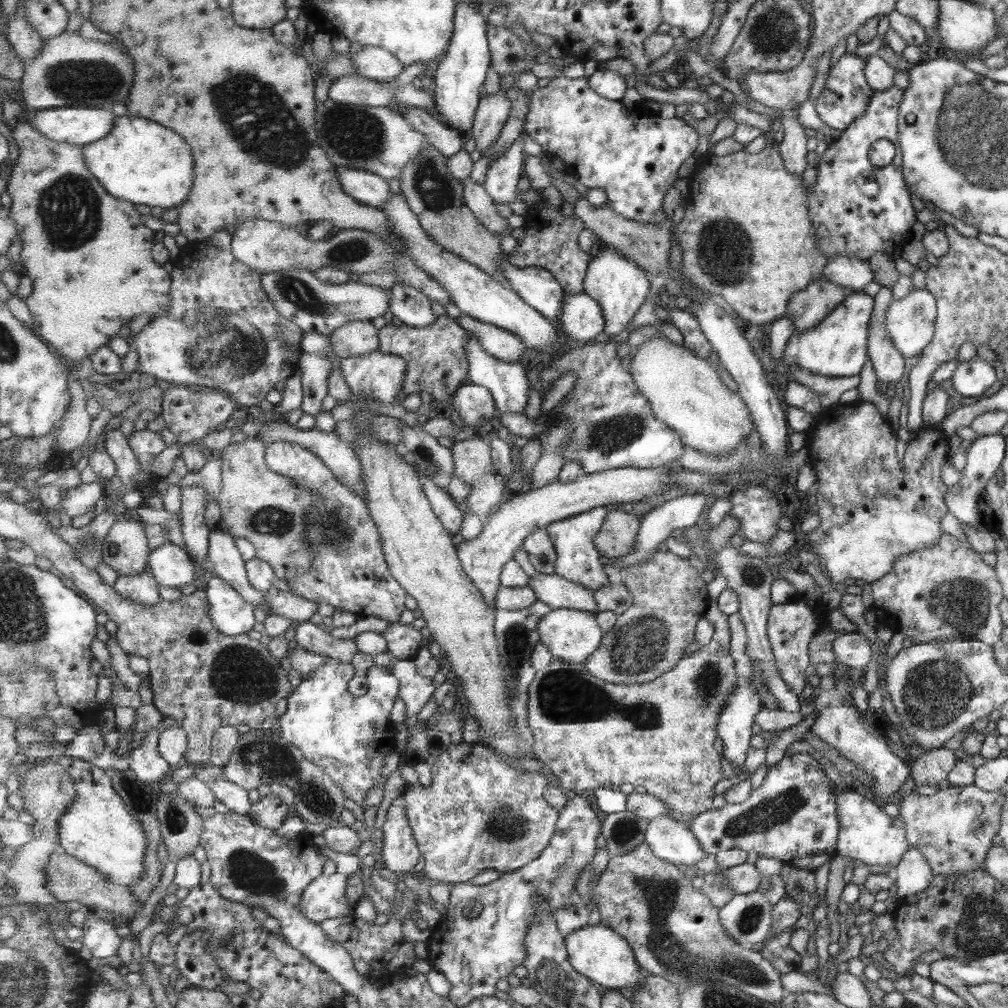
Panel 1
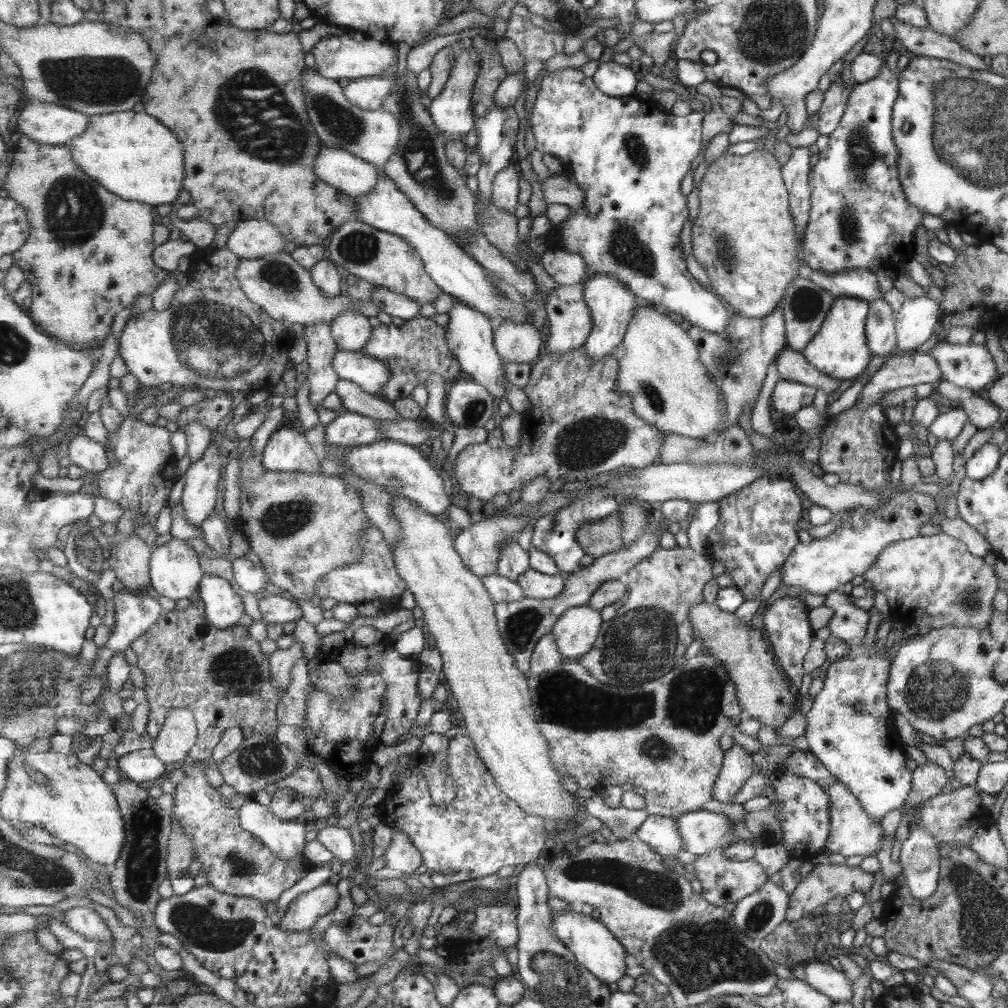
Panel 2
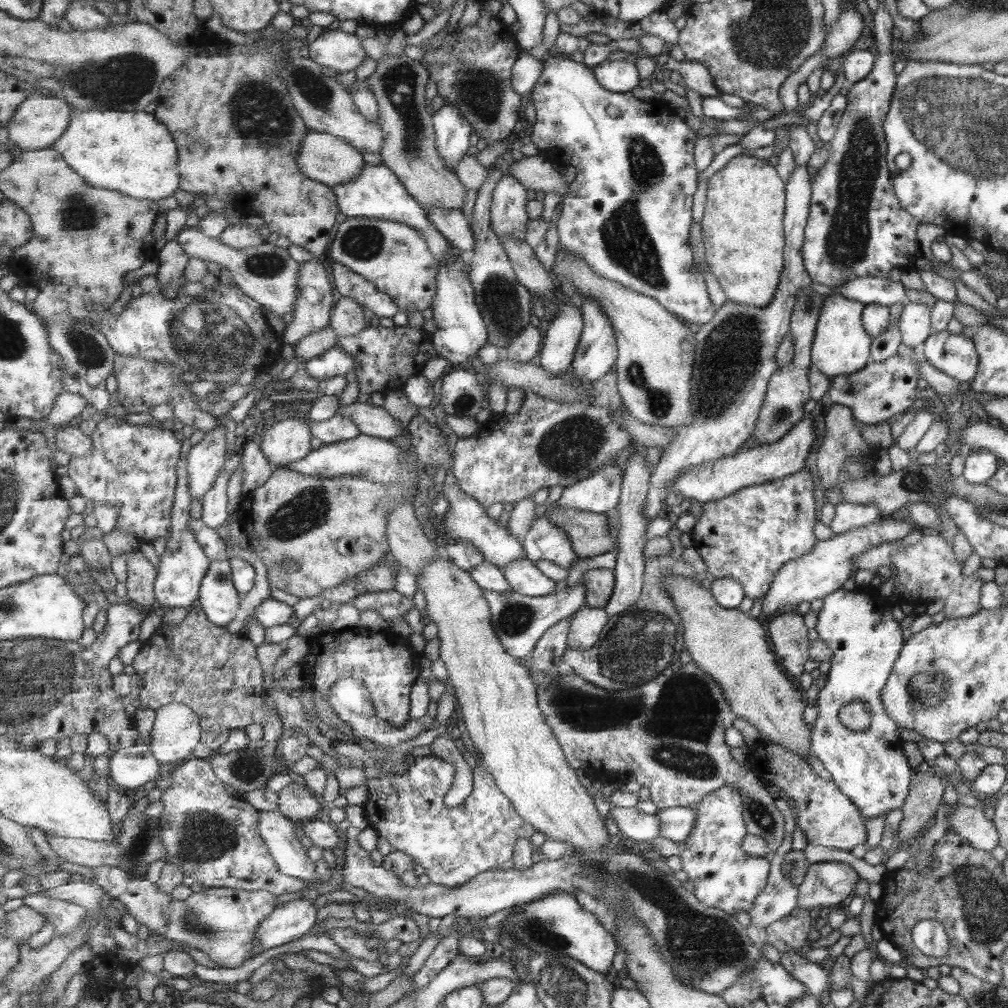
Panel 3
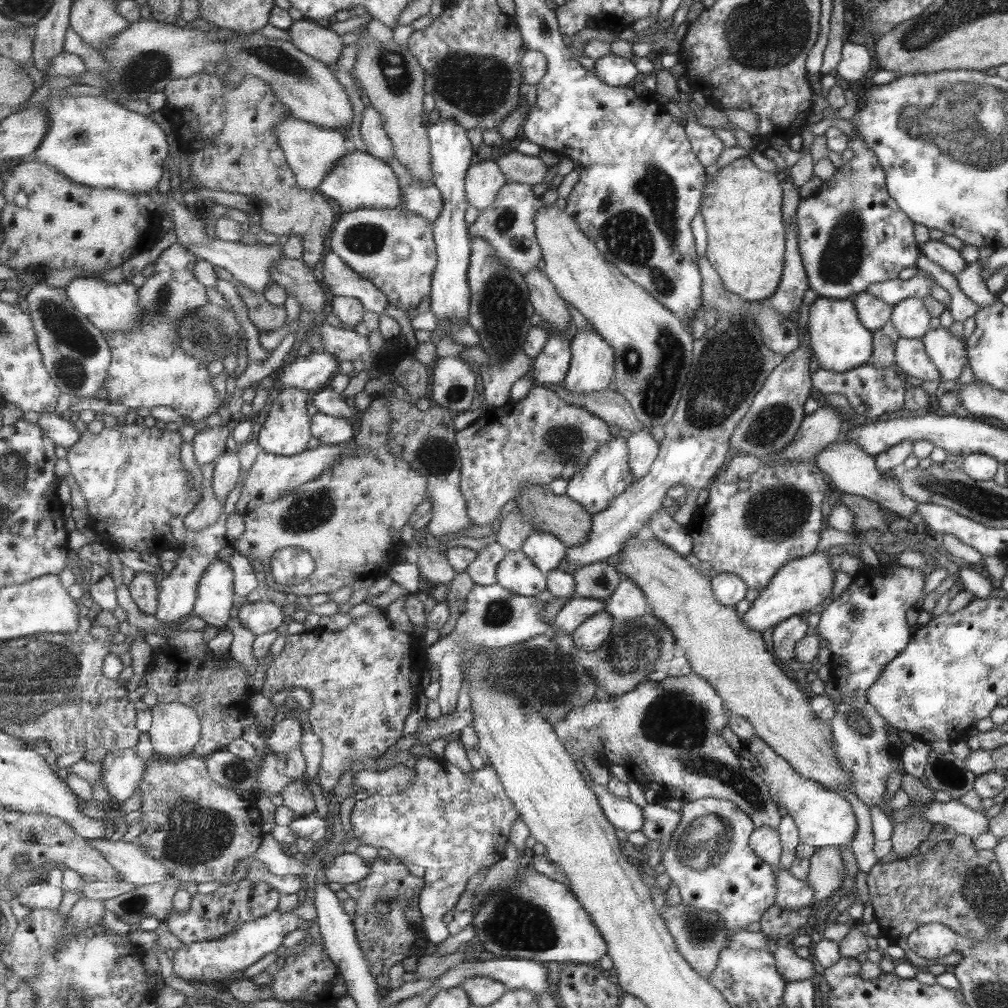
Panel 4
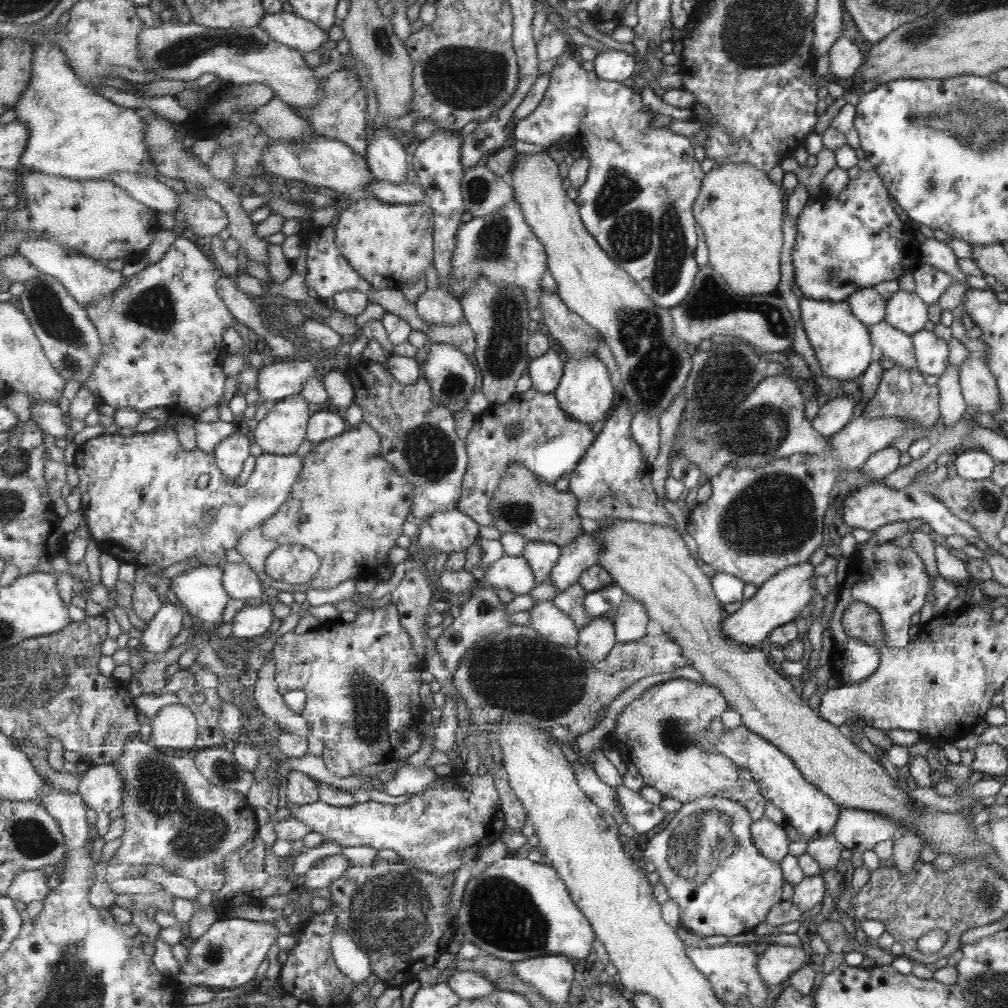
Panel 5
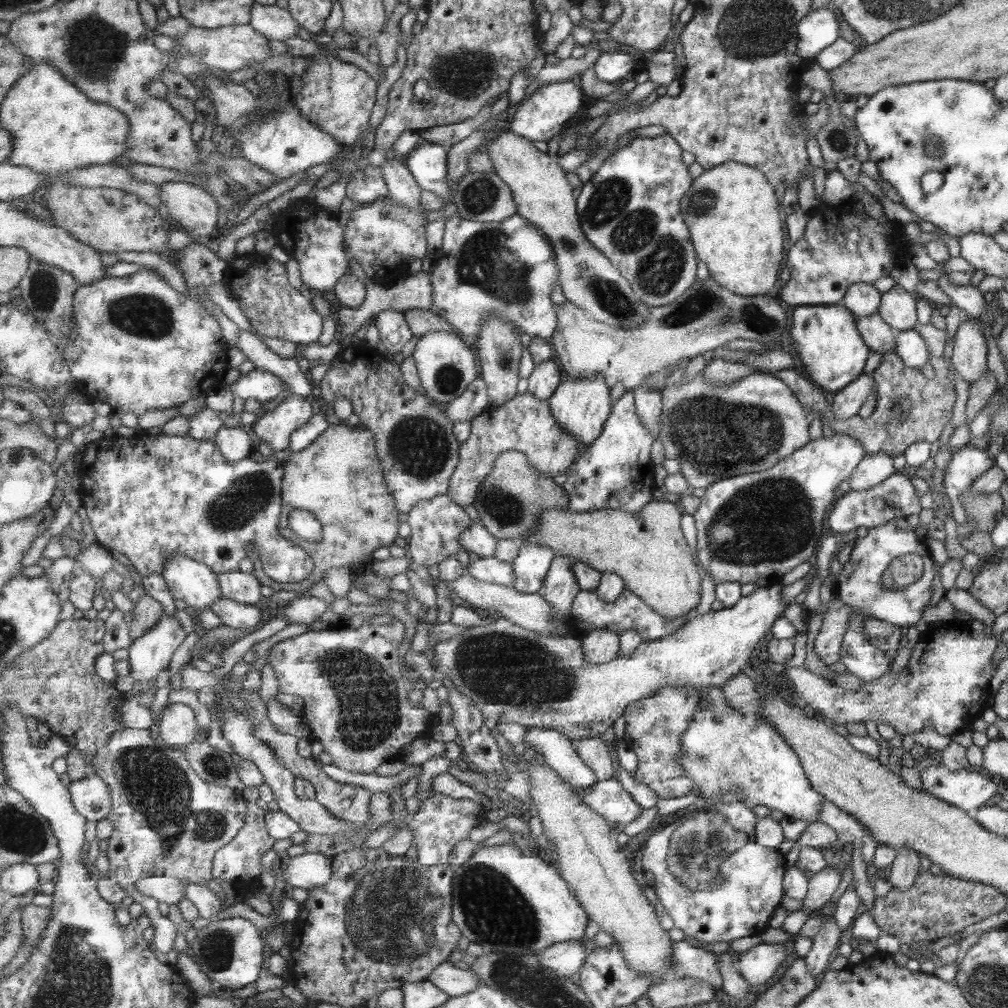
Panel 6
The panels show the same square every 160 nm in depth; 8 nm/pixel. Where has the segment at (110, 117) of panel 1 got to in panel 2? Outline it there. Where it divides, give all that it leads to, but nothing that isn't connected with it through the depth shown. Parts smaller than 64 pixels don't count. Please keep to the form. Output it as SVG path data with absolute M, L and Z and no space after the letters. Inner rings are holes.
M26 102L15 116L13 129L39 144L68 145L88 130L91 117L59 104Z

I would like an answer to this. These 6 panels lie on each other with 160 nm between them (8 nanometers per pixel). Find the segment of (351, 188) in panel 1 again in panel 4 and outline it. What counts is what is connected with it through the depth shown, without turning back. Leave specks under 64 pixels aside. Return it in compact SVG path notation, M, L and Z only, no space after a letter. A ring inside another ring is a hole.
M290 113L276 124L276 133L279 136L281 148L285 151L288 164L296 174L298 184L301 188L309 190L316 190L325 180L325 176L331 174L331 170L335 170L336 162L353 151L345 133L295 118Z

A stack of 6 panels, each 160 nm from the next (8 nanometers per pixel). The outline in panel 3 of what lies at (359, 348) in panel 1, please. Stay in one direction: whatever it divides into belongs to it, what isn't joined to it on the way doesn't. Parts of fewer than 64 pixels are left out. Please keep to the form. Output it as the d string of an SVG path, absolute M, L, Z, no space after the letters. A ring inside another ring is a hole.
M341 297L335 305L332 325L339 337L358 335L368 322L364 306L355 299Z

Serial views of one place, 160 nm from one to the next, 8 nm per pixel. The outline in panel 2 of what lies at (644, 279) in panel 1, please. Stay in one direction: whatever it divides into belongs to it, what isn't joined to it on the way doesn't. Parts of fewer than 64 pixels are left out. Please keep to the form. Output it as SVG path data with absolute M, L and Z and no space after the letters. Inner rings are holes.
M594 274L585 281L585 300L593 312L593 330L591 336L584 344L585 352L591 360L601 360L611 354L618 354L624 343L626 332L637 302L639 299L630 290L627 284L609 276L608 274Z

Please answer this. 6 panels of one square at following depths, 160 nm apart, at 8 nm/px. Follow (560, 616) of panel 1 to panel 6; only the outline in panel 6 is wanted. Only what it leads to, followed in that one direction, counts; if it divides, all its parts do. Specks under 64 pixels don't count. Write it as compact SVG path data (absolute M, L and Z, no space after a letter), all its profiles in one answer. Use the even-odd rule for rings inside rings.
M608 629L595 630L582 640L584 658L591 664L611 663L620 656L620 633Z

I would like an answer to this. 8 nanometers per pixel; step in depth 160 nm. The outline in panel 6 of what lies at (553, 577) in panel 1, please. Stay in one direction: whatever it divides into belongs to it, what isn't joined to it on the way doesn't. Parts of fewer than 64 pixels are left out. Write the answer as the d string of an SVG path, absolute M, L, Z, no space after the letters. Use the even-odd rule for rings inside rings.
M481 557L467 567L469 575L475 579L501 586L514 586L515 571L513 564L505 563L496 557Z

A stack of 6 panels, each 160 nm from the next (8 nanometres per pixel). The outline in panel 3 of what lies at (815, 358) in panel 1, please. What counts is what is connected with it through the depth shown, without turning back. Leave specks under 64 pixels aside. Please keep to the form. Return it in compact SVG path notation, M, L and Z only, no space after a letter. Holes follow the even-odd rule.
M833 293L824 297L810 348L810 364L821 374L826 377L848 375L860 371L867 364L867 358L871 356L871 338L863 327L863 310L864 304L860 301L849 300L840 294Z

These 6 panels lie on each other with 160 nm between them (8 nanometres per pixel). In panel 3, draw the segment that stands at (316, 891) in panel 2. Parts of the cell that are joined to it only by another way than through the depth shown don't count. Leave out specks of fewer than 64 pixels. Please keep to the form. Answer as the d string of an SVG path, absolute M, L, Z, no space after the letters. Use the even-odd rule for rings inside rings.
M311 899L278 905L256 932L254 952L261 954L275 946L289 944L309 934L317 922L317 907Z

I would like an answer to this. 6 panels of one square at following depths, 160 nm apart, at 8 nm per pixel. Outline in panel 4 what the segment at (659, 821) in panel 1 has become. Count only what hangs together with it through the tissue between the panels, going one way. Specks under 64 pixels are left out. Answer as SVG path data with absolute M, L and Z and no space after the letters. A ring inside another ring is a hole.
M593 783L592 790L597 794L604 813L619 830L627 834L642 830L645 824L644 808L633 804L629 798L619 798L609 791L608 786Z

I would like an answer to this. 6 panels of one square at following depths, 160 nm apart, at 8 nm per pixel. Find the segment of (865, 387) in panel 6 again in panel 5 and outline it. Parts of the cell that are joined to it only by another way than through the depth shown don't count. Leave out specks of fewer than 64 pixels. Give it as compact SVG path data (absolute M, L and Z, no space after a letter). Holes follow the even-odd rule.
M843 395L828 400L819 410L812 420L812 427L820 432L821 436L828 438L835 434L840 428L843 428L852 417L856 397Z

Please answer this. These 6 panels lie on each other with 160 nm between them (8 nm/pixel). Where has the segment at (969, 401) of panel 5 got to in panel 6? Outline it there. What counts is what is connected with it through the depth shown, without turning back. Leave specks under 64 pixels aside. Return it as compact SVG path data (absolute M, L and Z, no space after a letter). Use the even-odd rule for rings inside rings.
M976 320L959 323L955 334L952 337L952 353L950 354L950 364L962 376L963 380L970 385L972 380L980 377L987 371L986 362L986 346L982 331L979 330Z

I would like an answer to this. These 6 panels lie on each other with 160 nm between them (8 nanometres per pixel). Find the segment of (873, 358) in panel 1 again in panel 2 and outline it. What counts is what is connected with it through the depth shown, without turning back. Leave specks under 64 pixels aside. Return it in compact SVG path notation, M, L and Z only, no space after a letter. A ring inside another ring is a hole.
M882 297L868 303L868 317L864 323L864 335L869 352L886 356L896 344L895 316L891 305Z

